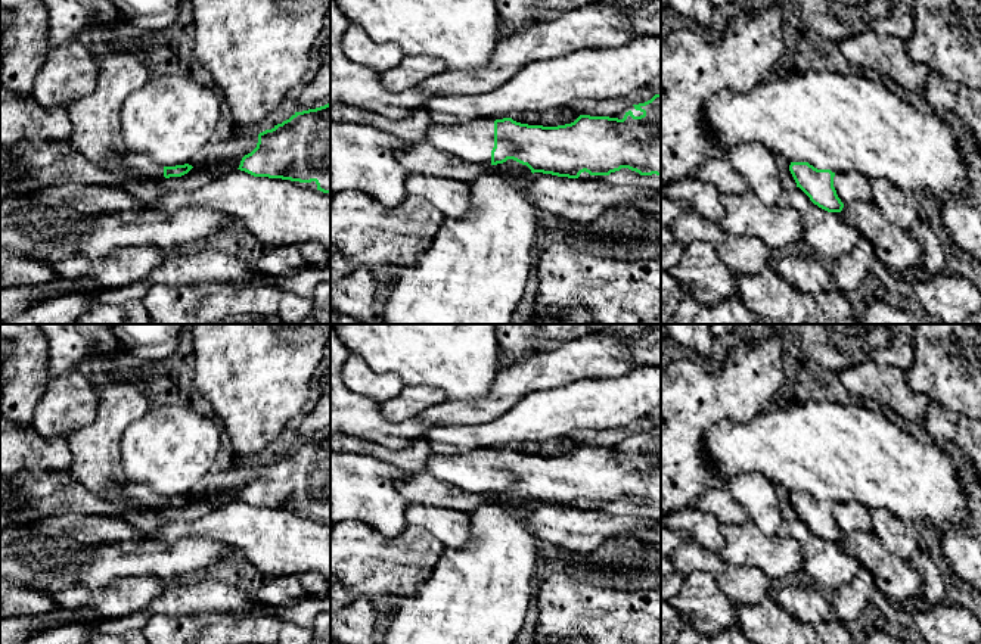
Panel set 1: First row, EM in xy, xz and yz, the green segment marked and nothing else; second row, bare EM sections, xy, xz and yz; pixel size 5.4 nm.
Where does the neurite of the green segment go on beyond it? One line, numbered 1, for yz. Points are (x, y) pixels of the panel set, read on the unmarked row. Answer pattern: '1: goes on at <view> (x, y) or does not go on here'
1: does not go on here

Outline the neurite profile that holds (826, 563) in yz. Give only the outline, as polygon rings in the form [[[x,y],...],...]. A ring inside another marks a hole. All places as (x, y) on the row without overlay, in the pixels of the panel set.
[[[800,517],[792,522],[783,520],[776,535],[794,538],[801,545],[803,570],[817,588],[836,589],[854,579],[862,569],[862,564],[848,556],[839,542],[819,538]]]

